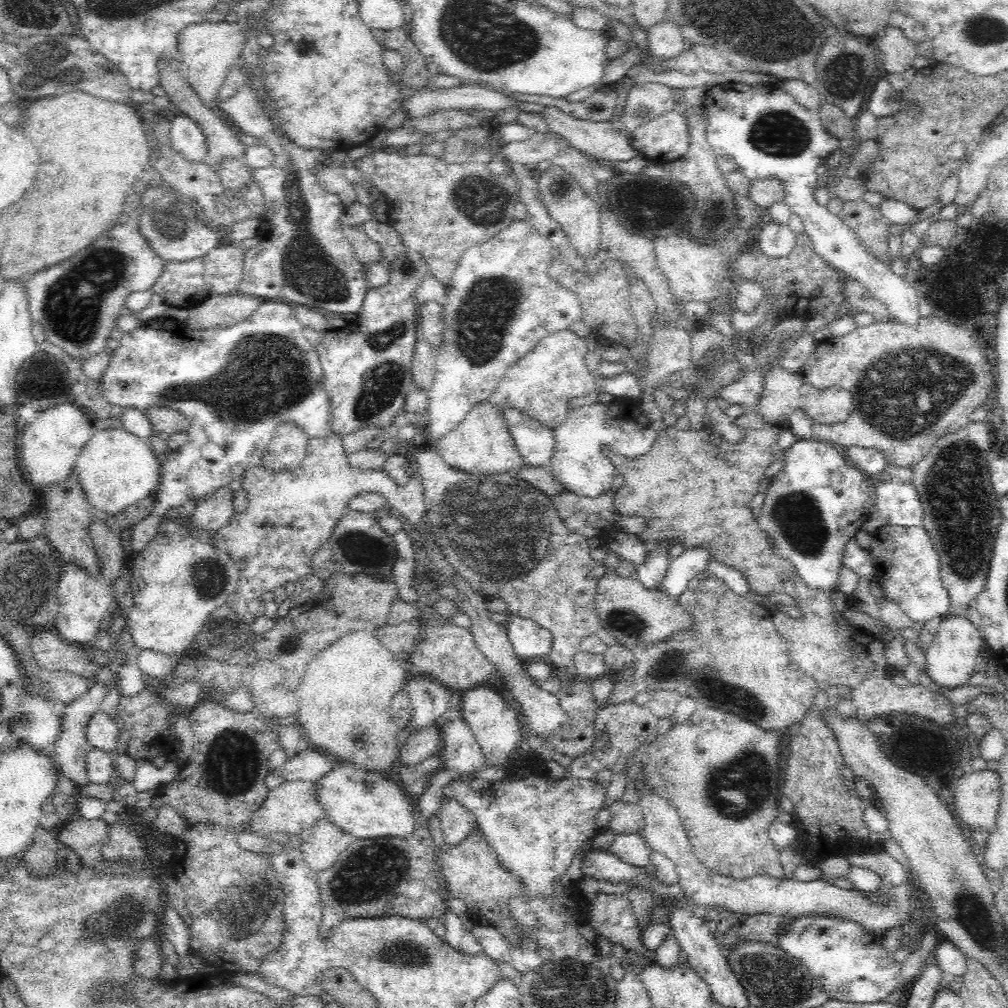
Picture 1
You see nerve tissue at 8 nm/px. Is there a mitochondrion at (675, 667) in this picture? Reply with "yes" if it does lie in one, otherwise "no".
yes

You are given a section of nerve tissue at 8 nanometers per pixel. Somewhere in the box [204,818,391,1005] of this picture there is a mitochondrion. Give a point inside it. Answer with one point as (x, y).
(243, 912)

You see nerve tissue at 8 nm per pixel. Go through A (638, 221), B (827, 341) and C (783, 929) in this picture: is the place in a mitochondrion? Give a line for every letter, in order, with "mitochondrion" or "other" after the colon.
A: other
B: other
C: other

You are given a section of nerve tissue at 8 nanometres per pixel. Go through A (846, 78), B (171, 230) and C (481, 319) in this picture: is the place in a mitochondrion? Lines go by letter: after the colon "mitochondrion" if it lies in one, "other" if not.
A: mitochondrion
B: mitochondrion
C: mitochondrion

